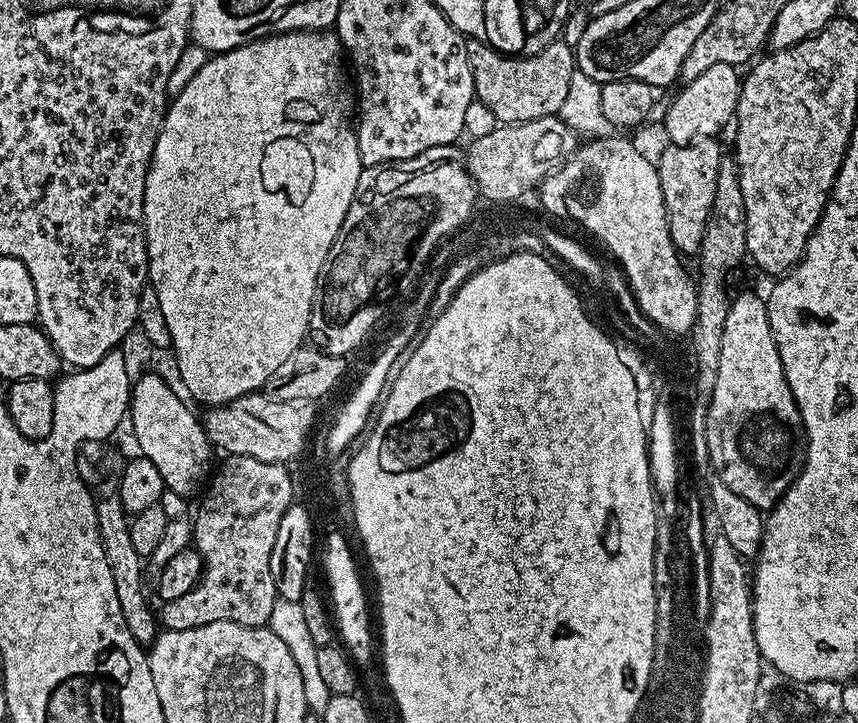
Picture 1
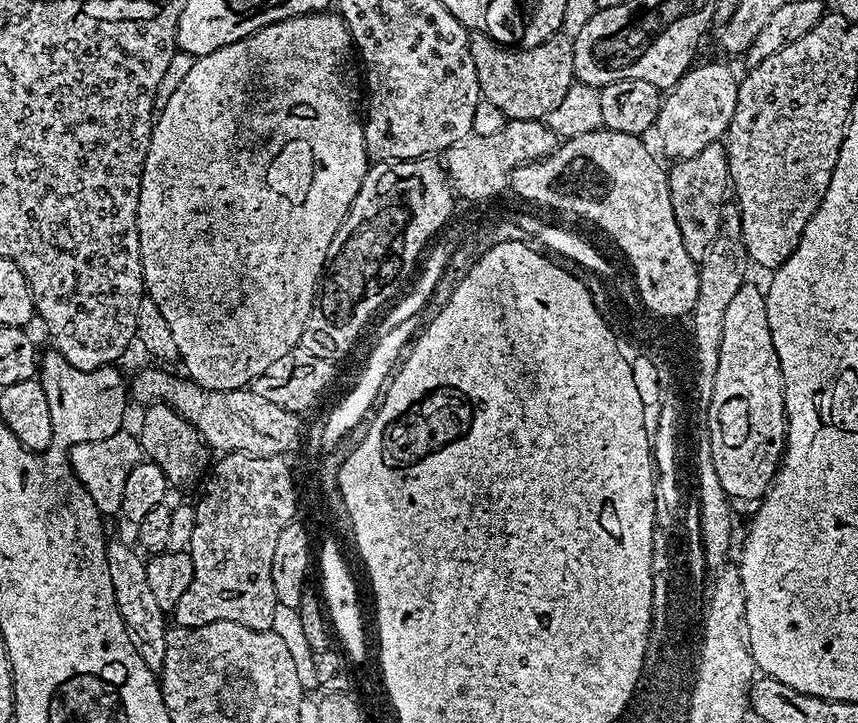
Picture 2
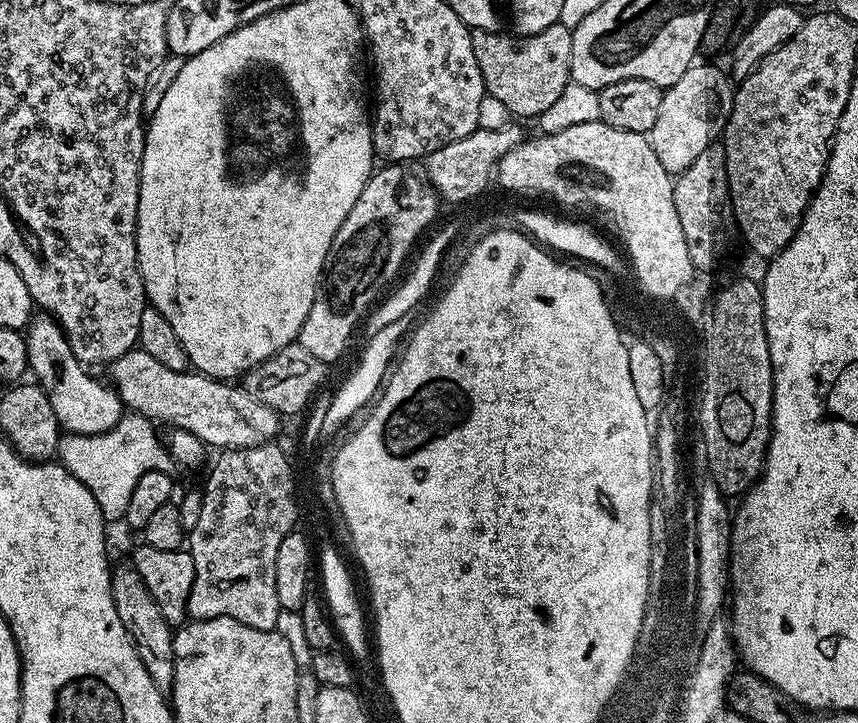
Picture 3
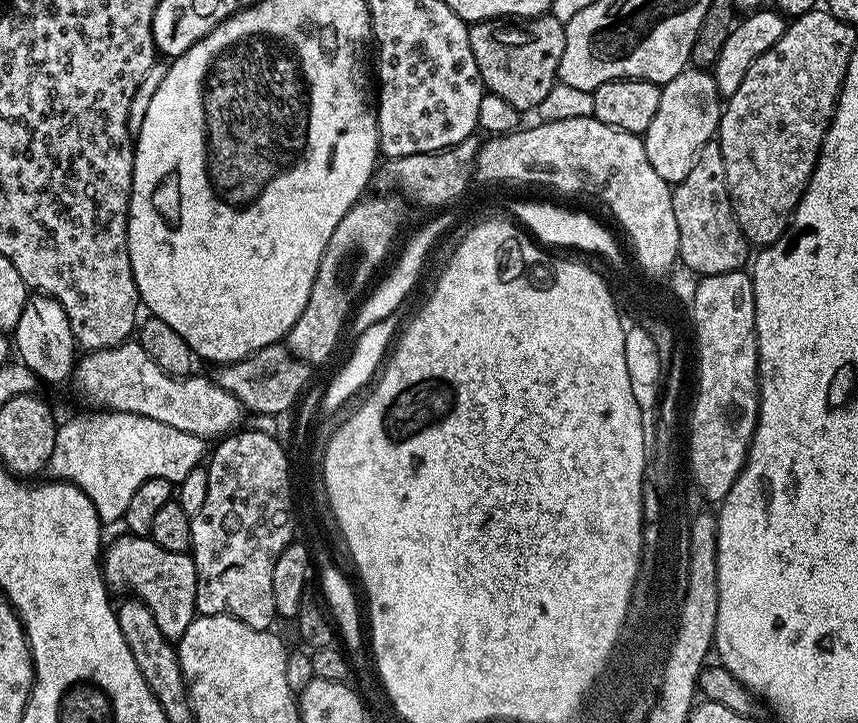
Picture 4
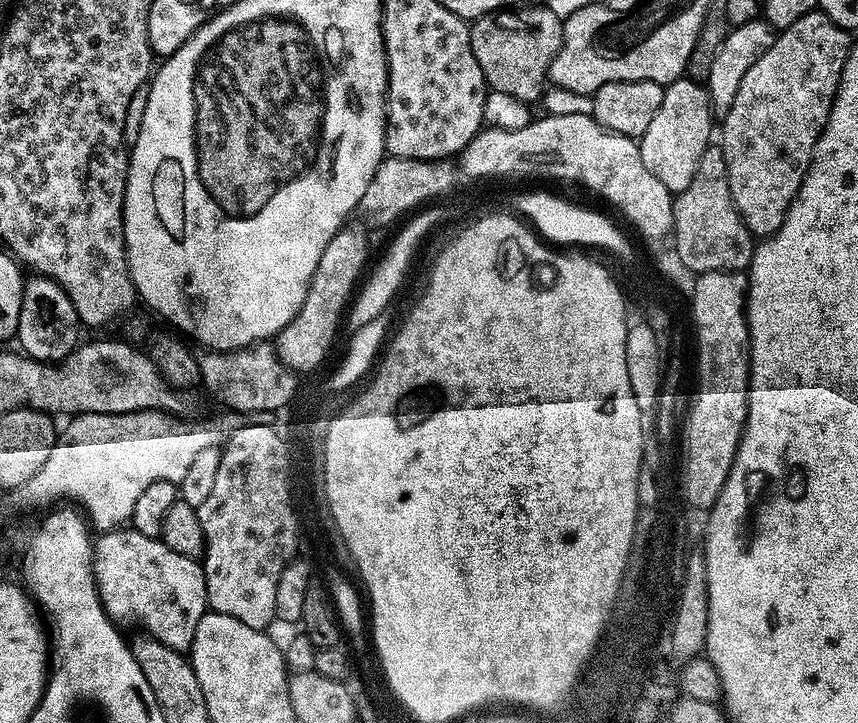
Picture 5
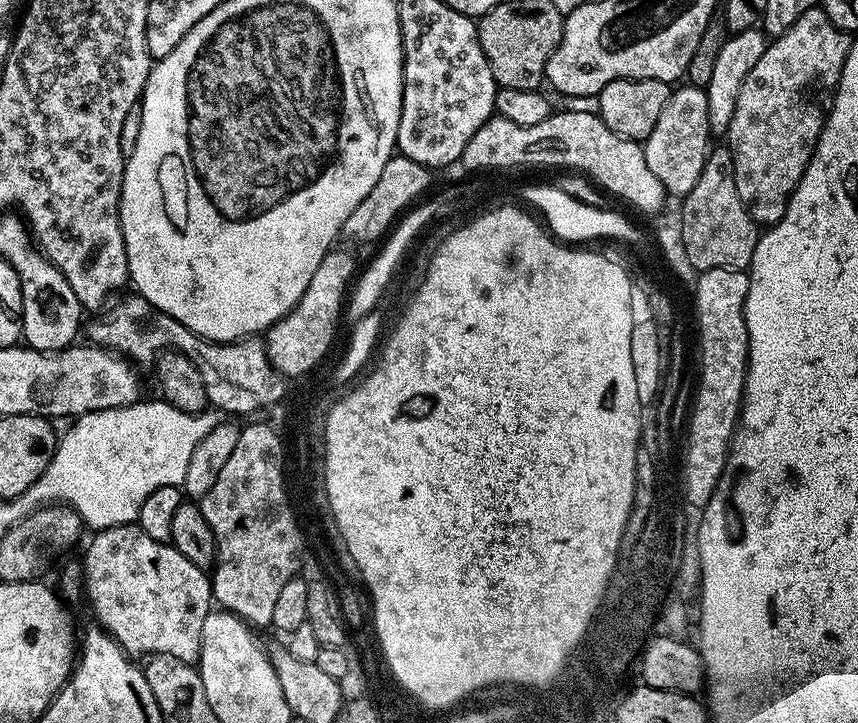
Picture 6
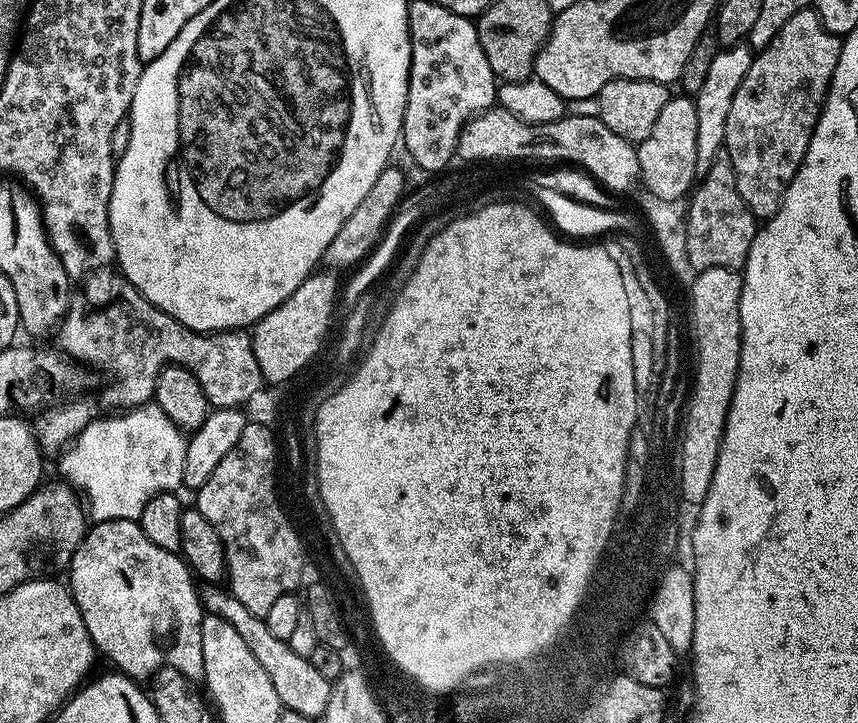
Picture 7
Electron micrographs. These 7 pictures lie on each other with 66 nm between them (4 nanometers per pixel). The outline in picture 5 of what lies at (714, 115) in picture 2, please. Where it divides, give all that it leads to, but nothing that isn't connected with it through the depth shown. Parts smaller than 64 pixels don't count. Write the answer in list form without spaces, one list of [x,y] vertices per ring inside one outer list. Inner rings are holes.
[[[681,78],[665,87],[662,106],[658,106],[658,114],[654,114],[650,130],[639,137],[638,143],[646,170],[650,170],[650,174],[654,174],[654,178],[658,178],[669,192],[679,194],[690,186],[690,182],[694,182],[694,174],[714,140],[712,116],[712,97],[701,81]]]

